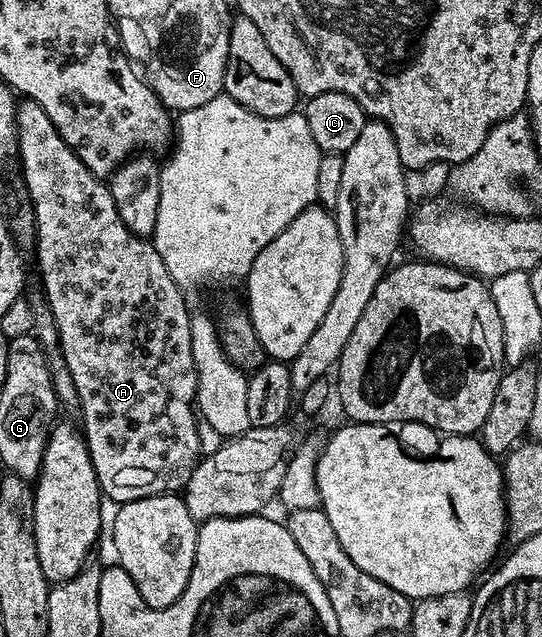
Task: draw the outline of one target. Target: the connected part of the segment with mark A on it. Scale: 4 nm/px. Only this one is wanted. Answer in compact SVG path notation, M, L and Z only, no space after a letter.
M28 98L17 104L17 152L21 156L21 172L25 175L25 188L29 191L30 200L28 203L32 207L33 221L37 227L35 249L37 248L37 264L41 267L41 280L45 283L45 300L49 303L46 304L47 310L53 315L61 357L65 360L67 370L71 370L75 390L79 394L83 437L85 445L89 447L91 462L95 466L102 493L108 499L110 496L117 506L148 496L180 493L187 486L198 460L202 457L197 429L199 416L195 411L197 375L191 358L191 308L185 305L186 293L177 287L167 266L163 266L163 258L159 258L159 250L155 250L152 239L137 236L127 230L127 226L123 226L123 218L119 218L119 210L115 210L115 198L111 198L106 181L91 174L91 170L83 166L83 162L59 134L59 130L55 130L55 122L47 118L47 110L43 110L43 106Z

